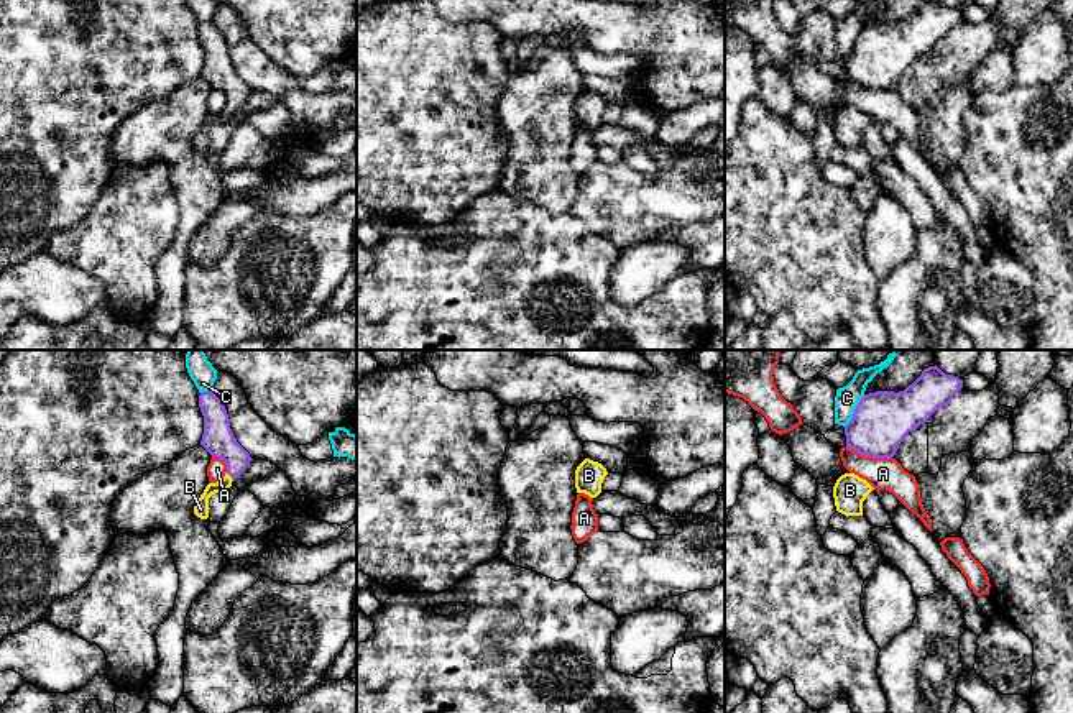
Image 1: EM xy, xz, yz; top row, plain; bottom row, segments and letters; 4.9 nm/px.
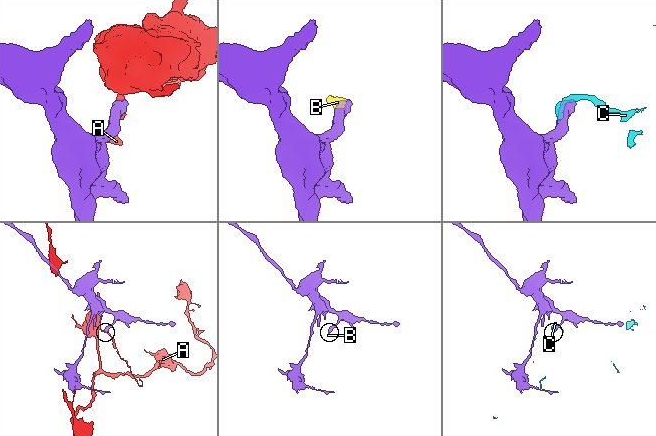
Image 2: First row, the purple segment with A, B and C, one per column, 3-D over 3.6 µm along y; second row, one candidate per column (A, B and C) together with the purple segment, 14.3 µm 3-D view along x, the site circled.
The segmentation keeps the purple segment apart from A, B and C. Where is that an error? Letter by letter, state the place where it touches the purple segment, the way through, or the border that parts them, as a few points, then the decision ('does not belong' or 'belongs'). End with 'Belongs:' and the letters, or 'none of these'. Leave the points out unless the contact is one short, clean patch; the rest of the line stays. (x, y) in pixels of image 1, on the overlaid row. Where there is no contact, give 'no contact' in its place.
A: meets purple in yz at (870, 455); border along yz (847, 446), (865, 455), (891, 459); does not belong
B: meets purple in xy at (230, 475); runs through xy (217, 439), (232, 454), (230, 475), (204, 498), (201, 510); belongs
C: meets purple in yz at (855, 411); border along yz (865, 395), (853, 416), (843, 426); does not belong
Belongs: B

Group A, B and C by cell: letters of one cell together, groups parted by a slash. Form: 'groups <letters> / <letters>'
groups A / B / C

